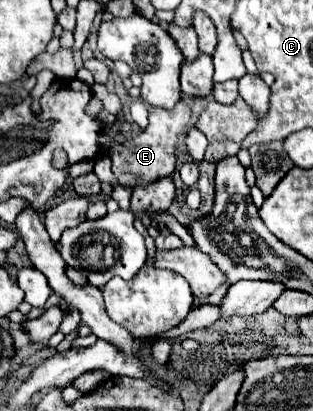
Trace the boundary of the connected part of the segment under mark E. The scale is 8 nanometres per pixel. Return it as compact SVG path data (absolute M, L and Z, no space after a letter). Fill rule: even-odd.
M183 101L177 103L173 109L151 109L149 111L149 127L135 135L125 139L123 143L113 143L109 149L109 157L113 161L111 171L115 173L119 185L123 187L137 187L147 185L163 177L171 177L175 171L175 141L177 135L181 135L189 125L191 109Z

